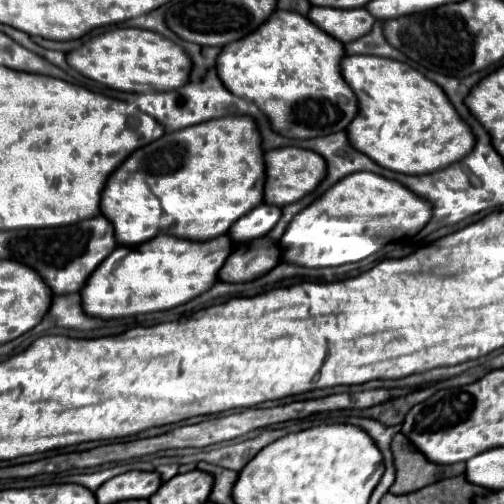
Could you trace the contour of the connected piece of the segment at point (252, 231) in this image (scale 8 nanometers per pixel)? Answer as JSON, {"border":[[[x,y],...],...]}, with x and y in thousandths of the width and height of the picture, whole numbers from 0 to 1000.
{"border":[[[516,405],[504,417],[496,417],[492,425],[484,425],[484,433],[476,433],[456,456],[452,468],[464,484],[476,480],[492,480],[492,476],[508,476],[528,468],[544,444],[556,433],[556,413],[552,409],[532,409],[532,405]]]}

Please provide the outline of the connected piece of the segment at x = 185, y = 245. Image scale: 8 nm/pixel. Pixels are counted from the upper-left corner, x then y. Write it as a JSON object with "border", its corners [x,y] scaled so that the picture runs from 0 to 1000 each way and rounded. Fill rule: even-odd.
{"border":[[[317,464],[274,488],[234,488],[175,552],[163,587],[163,615],[198,635],[274,627],[337,615],[409,579],[429,556],[433,536],[460,500],[444,472],[377,480]]]}

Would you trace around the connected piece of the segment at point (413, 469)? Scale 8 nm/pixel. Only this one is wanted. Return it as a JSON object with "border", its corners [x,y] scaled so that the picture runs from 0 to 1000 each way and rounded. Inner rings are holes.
{"border":[[[802,861],[782,865],[782,917],[786,917],[786,956],[774,968],[778,980],[825,976],[861,952],[881,948],[885,925],[853,917]]]}

